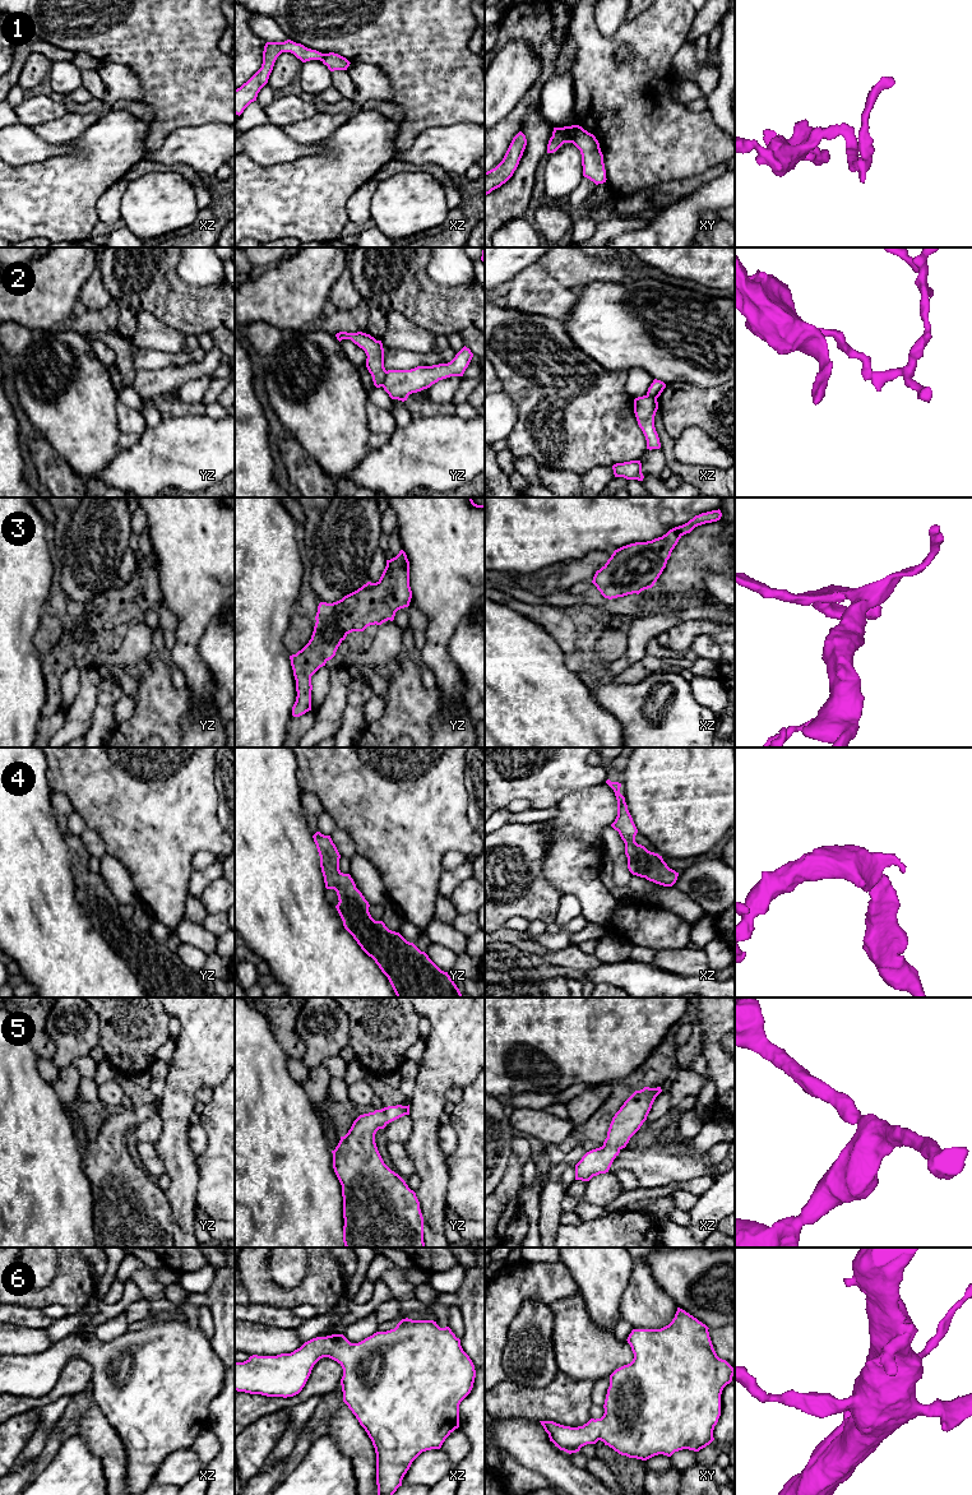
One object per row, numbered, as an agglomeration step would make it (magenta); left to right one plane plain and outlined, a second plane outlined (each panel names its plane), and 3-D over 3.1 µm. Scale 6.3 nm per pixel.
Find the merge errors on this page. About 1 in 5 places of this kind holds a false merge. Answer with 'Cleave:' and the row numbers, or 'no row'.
Cleave: 1, 2

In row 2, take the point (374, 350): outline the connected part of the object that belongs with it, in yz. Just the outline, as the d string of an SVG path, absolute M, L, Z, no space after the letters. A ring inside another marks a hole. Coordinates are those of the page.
M339 332L335 334L335 337L339 342L342 339L351 339L355 344L365 351L367 356L366 367L372 376L374 385L376 388L383 387L387 370L384 367L384 348L381 341L376 341L370 334L362 332Z

